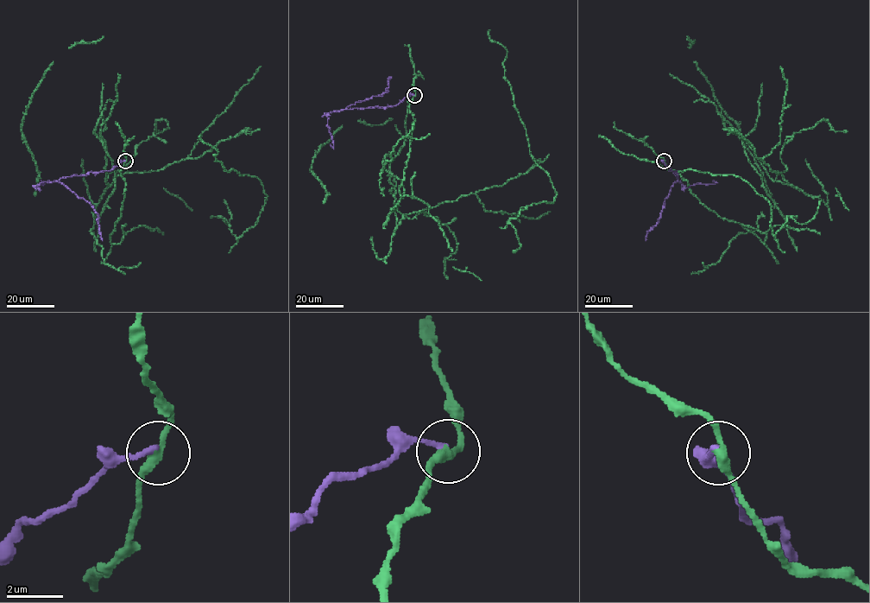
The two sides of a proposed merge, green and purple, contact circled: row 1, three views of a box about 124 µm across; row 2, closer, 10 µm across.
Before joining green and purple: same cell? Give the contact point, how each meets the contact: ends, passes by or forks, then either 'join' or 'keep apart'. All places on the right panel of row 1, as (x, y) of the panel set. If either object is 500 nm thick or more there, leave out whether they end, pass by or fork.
place (664, 161); green passes by; purple ends; keep apart

